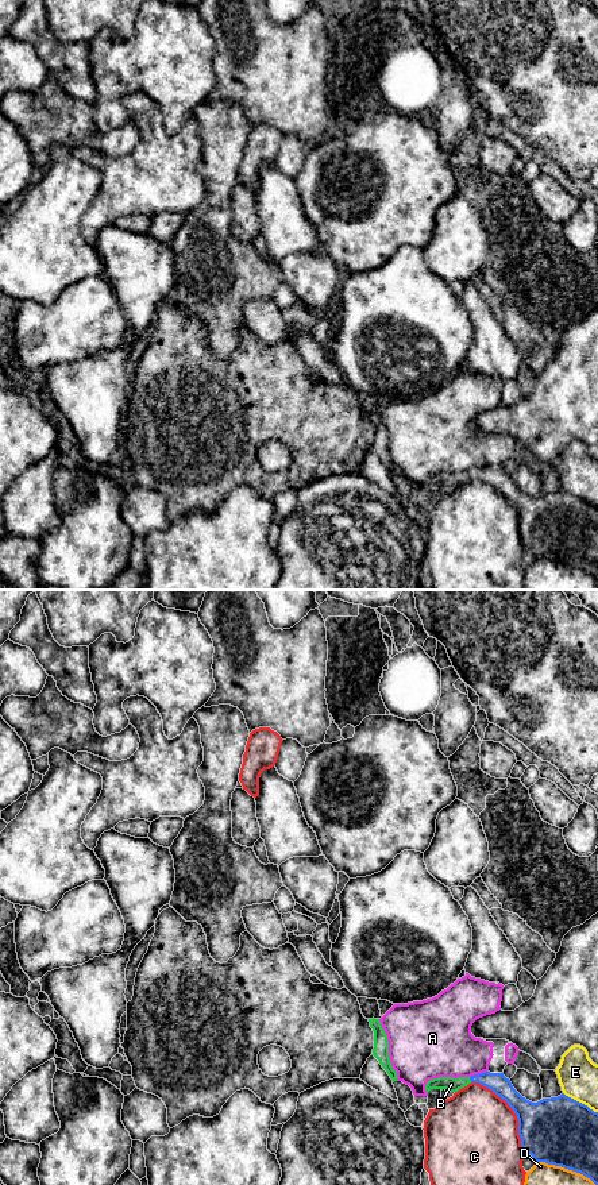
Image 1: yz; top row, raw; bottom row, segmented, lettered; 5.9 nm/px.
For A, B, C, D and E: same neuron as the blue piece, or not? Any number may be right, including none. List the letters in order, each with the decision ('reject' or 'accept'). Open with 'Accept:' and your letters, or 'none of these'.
Accept: B
A: reject
B: accept
C: reject
D: reject
E: reject

